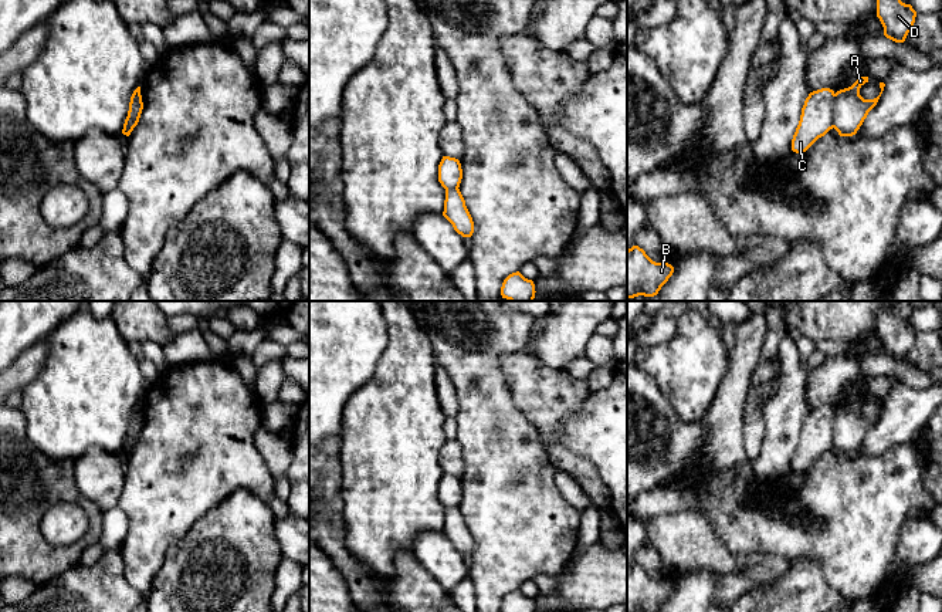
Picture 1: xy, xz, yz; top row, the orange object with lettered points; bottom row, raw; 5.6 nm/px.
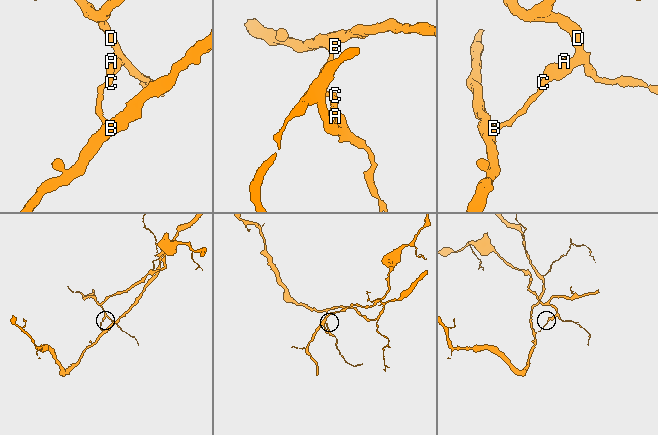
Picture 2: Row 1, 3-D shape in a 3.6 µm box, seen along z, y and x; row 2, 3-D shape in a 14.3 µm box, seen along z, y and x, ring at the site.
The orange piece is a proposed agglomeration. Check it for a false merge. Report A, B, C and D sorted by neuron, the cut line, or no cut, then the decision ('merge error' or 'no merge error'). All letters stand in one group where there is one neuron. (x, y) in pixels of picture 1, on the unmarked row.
A D / B C | xy (141, 413), (129, 429), (129, 440), (134, 445) | merge error

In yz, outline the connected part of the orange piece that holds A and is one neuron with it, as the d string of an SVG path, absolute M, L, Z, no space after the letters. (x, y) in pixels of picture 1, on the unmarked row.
M858 395L858 398L857 398L851 405L844 406L844 408L840 408L840 409L837 409L837 410L834 412L833 444L834 444L834 447L838 450L840 454L853 454L853 453L857 452L857 449L858 449L860 444L863 443L864 437L867 436L868 430L877 423L877 420L878 420L878 417L880 417L880 415L881 415L881 412L882 412L882 409L884 409L885 402L884 402L884 400L880 400L880 406L881 406L880 413L878 413L877 416L874 416L874 417L864 417L864 416L860 413L860 406L861 406L865 400L868 400L868 395Z

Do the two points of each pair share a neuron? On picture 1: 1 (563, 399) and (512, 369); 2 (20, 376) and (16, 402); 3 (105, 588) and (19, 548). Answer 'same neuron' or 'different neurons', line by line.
1: same neuron
2: different neurons
3: different neurons

